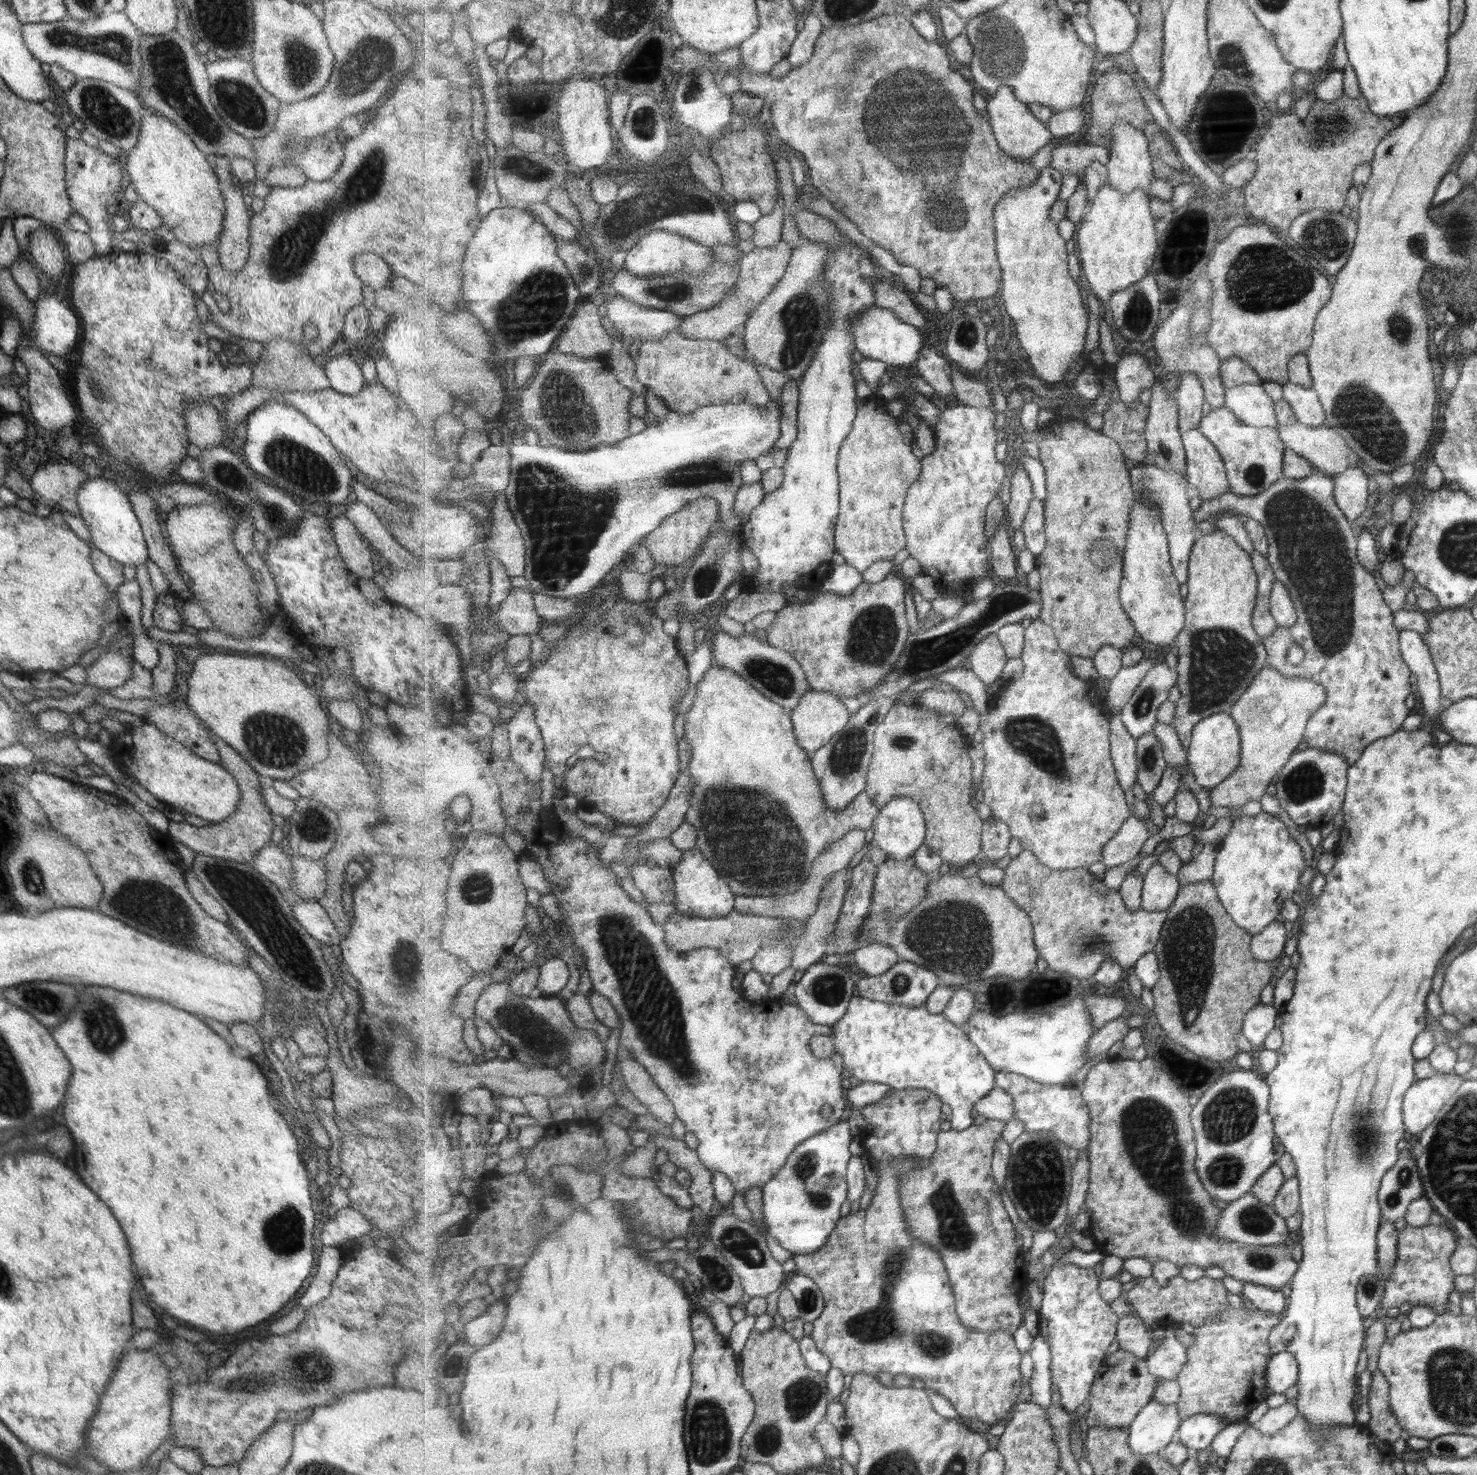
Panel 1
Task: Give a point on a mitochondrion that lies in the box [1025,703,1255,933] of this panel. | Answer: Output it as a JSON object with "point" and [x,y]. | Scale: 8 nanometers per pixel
{"point":[1149,756]}

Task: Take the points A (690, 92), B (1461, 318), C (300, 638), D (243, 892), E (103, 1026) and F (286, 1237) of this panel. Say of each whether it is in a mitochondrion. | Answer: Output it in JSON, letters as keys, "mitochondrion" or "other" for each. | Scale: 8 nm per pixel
{"A":"mitochondrion","B":"other","C":"other","D":"mitochondrion","E":"mitochondrion","F":"mitochondrion"}

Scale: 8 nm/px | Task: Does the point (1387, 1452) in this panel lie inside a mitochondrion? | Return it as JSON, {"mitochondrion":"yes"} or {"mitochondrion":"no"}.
{"mitochondrion":"no"}

